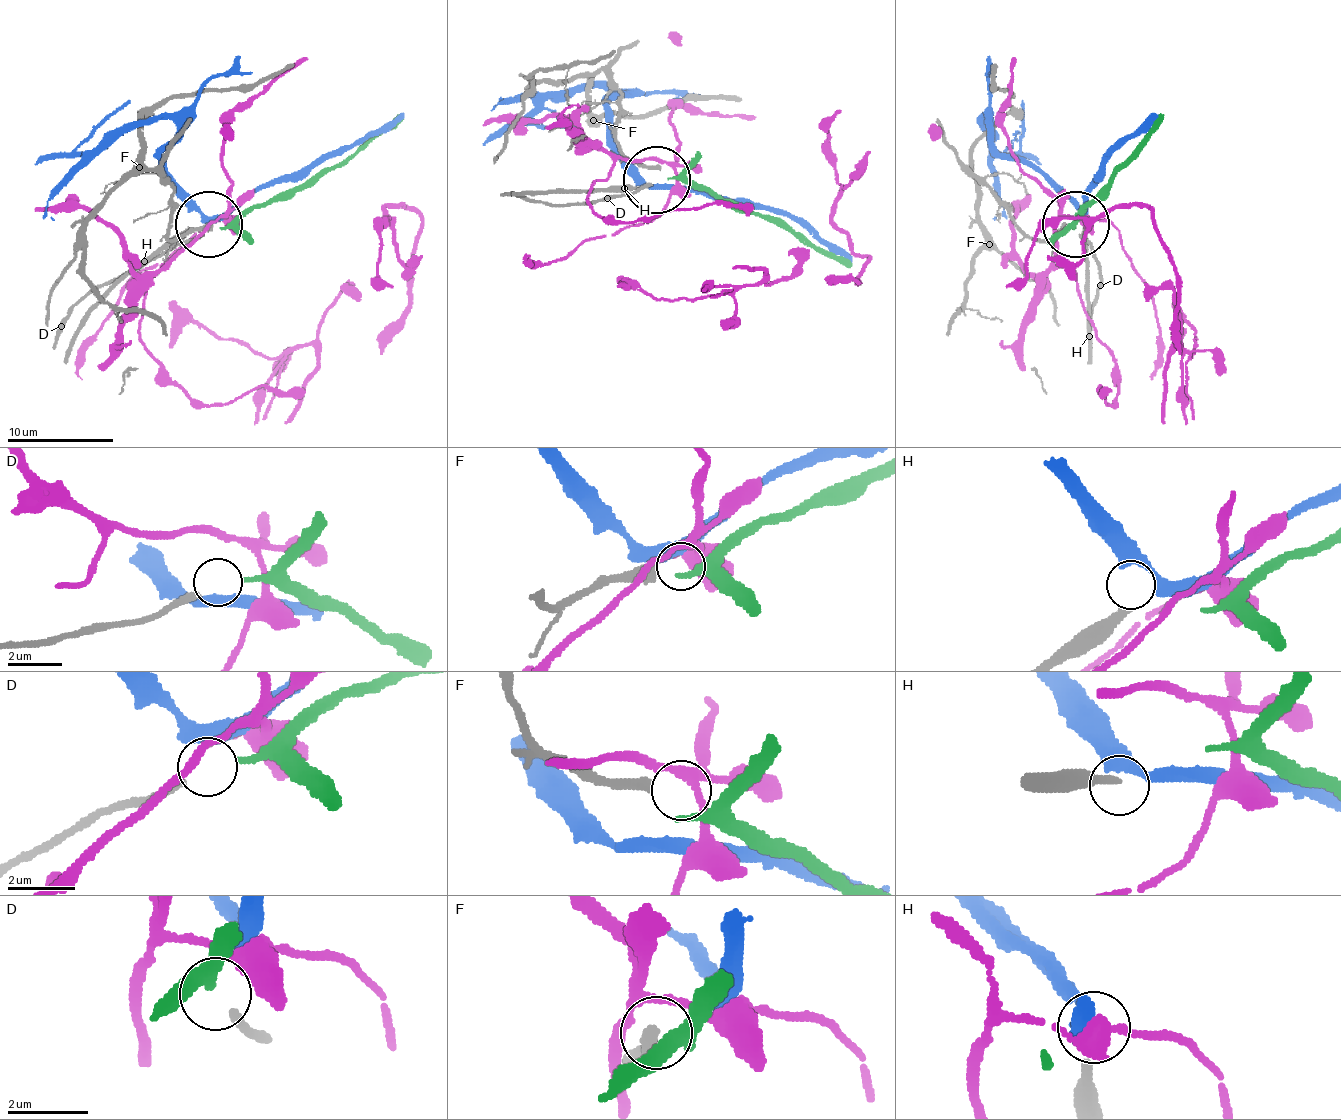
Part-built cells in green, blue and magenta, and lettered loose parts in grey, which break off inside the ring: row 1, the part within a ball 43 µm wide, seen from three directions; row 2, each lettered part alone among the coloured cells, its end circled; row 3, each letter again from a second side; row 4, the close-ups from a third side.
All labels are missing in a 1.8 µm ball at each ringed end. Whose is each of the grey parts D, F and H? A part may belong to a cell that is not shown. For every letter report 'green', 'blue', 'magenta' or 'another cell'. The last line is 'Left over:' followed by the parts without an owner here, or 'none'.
D: green
F: another cell
H: blue
Left over: F

